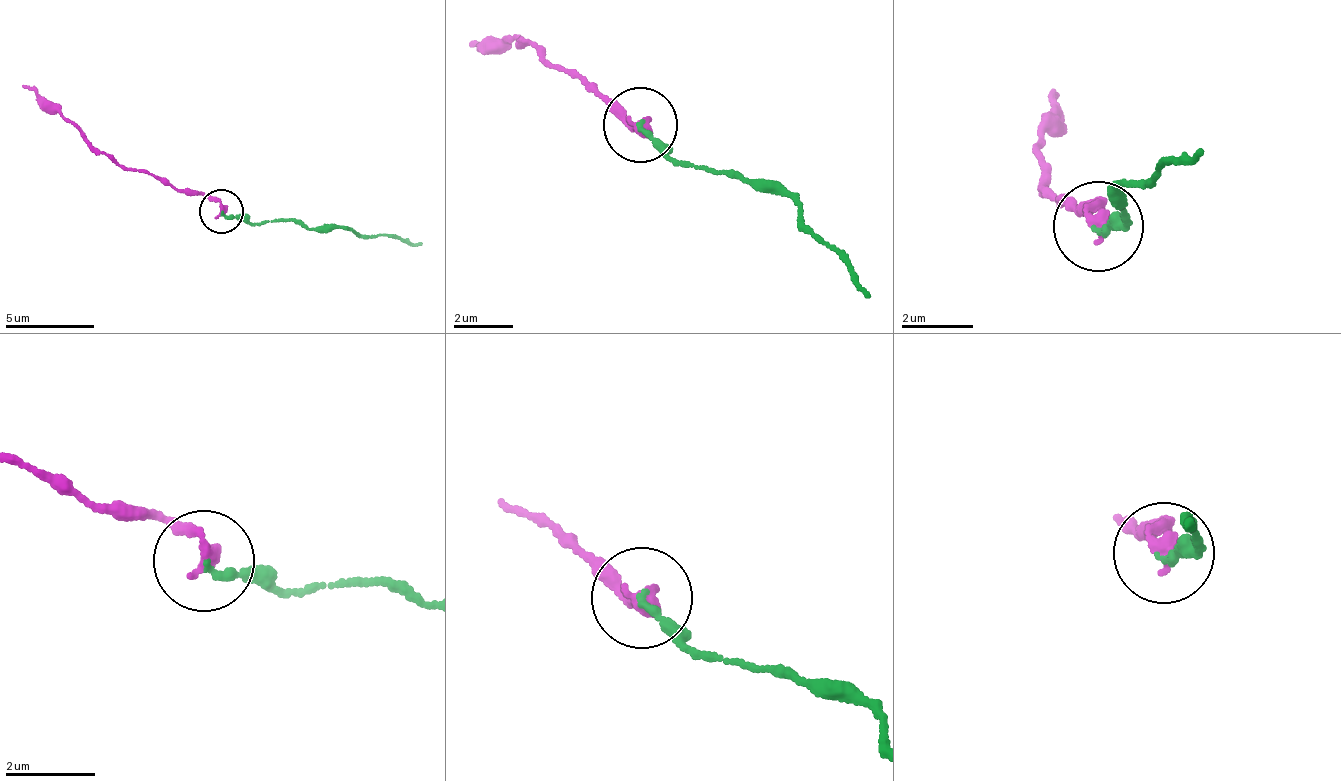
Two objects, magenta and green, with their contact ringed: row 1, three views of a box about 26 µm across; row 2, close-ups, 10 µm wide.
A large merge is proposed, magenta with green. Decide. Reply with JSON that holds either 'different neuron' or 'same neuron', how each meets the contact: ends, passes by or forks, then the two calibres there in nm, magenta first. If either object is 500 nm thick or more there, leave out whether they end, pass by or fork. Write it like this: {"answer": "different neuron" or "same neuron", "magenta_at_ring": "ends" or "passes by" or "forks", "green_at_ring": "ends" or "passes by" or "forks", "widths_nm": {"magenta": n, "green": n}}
{"answer": "same neuron", "magenta_at_ring": "ends", "green_at_ring": "ends", "widths_nm": {"magenta": 320, "green": 150}}

